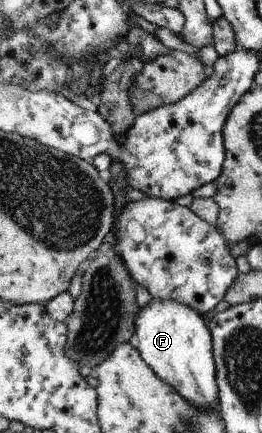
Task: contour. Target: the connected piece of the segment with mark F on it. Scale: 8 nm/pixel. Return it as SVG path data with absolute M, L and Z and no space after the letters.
M151 300L136 317L135 346L140 350L145 363L165 383L174 387L190 404L201 410L219 410L220 390L216 382L216 362L212 352L212 335L209 335L209 327L205 321L197 315L195 309L177 300Z

